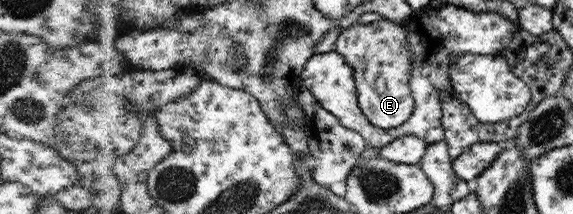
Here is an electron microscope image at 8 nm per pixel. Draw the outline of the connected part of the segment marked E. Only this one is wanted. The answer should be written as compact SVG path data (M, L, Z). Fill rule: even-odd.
M381 20L365 25L350 24L339 35L336 51L348 60L356 82L357 103L360 104L361 112L364 113L368 123L375 127L400 126L412 115L415 107L415 100L408 87L410 65L414 55L405 47L407 32L402 24Z

